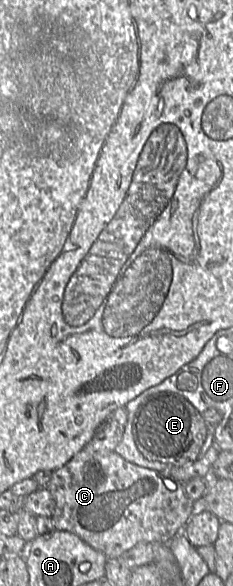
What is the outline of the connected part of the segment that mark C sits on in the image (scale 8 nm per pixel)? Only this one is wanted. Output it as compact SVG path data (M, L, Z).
M83 448L64 466L53 471L47 484L47 489L55 500L51 519L57 530L77 535L108 558L118 558L139 542L168 543L178 531L182 531L193 515L194 503L186 496L184 484L157 471L133 464L114 451L100 453Z

